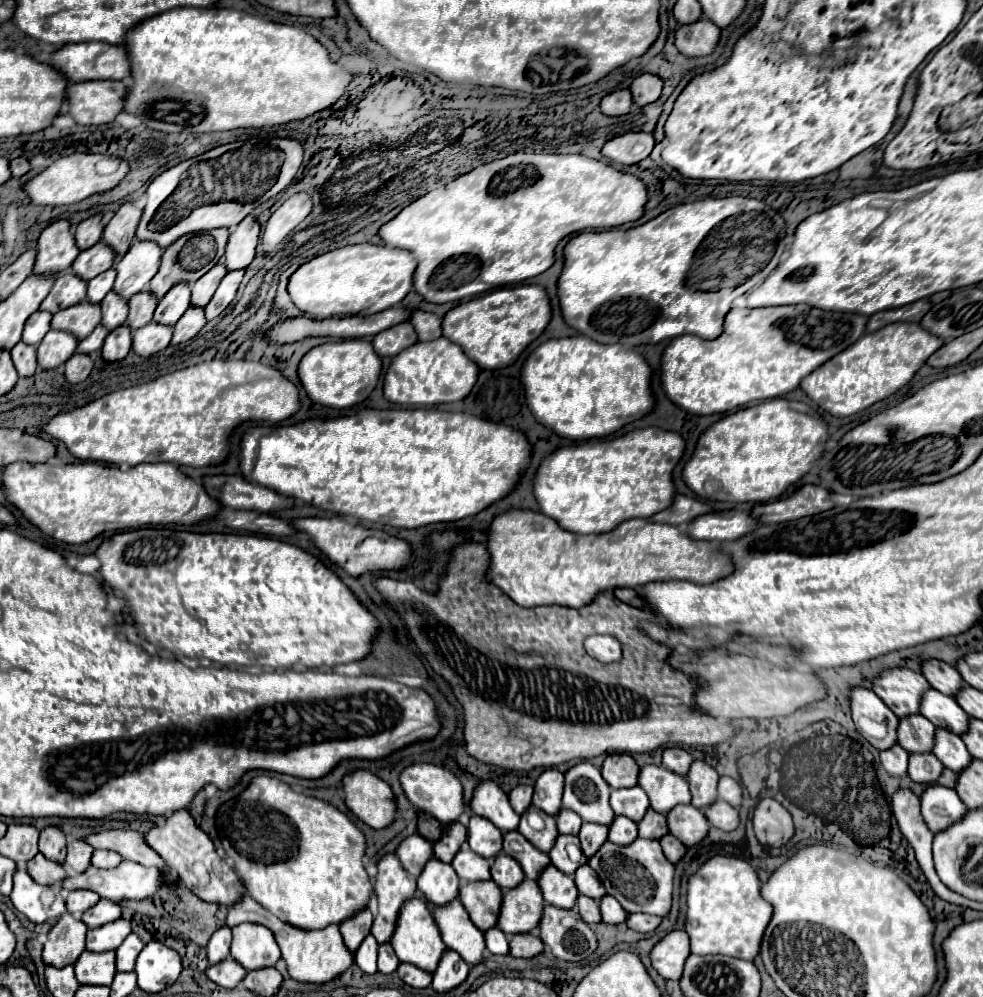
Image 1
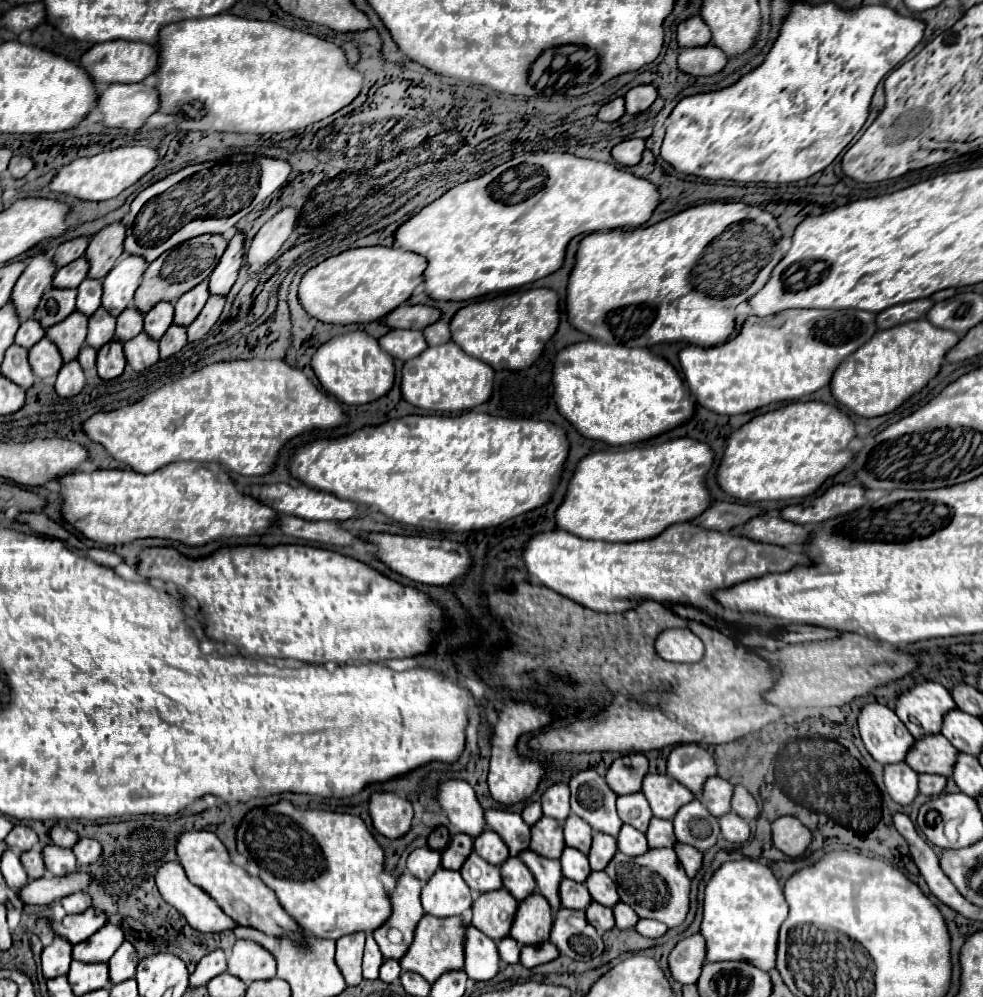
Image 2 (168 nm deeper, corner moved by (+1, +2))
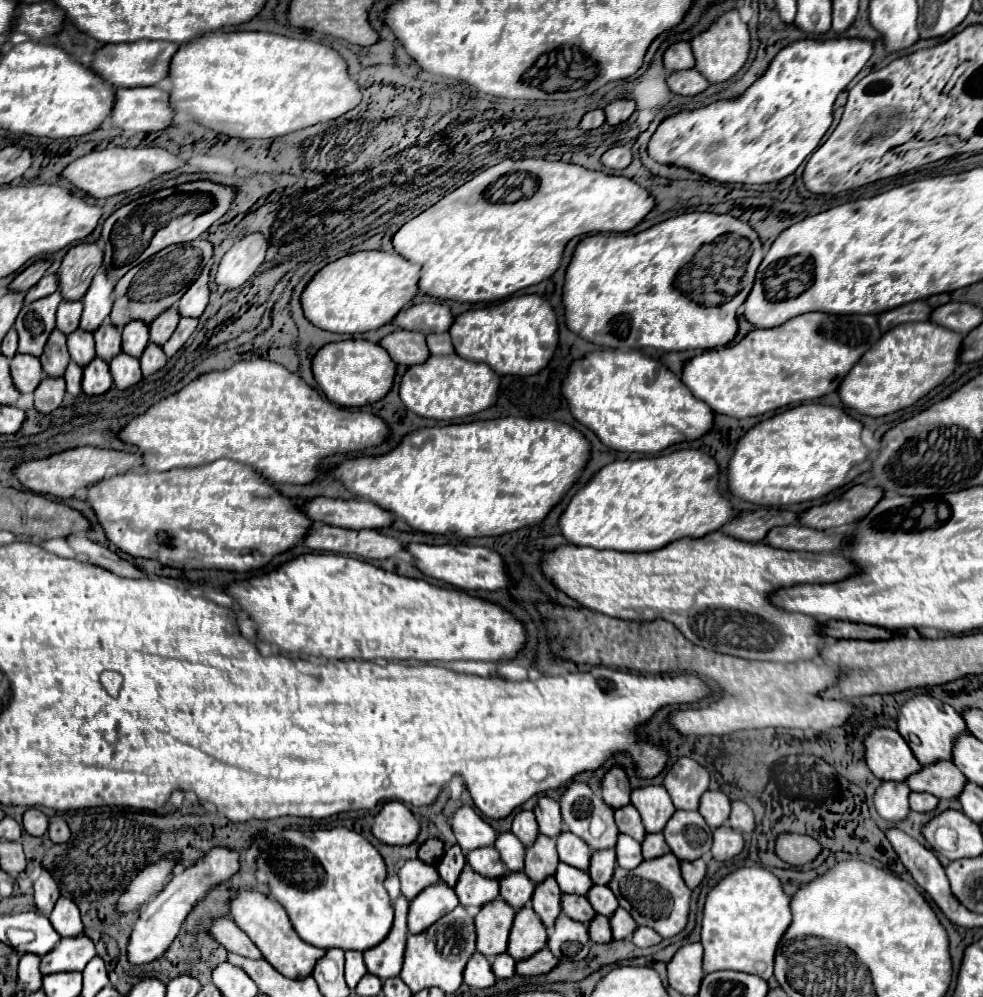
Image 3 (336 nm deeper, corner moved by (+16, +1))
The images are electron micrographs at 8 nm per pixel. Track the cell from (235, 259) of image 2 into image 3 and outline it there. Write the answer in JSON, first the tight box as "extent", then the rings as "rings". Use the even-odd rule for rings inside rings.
{"extent":[178,267,210,317],"rings":[[[206,267],[202,275],[192,283],[192,287],[178,301],[180,317],[200,317],[208,305],[208,295],[210,291],[208,291],[208,267]]]}

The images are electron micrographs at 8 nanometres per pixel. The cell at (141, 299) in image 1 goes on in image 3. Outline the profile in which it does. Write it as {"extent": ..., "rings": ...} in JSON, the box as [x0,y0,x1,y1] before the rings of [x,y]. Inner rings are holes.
{"extent":[94,321,122,363],"rings":[[[108,321],[94,333],[94,341],[96,341],[96,357],[104,359],[106,363],[110,363],[122,349],[120,349],[120,331],[116,327],[112,327]]]}

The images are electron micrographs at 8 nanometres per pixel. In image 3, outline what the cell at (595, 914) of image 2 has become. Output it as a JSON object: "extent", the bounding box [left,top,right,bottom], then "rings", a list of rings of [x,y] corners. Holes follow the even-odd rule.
{"extent":[588,915,612,943],"rings":[[[596,915],[596,919],[592,919],[592,923],[588,925],[590,931],[590,939],[594,943],[610,943],[612,941],[612,931],[610,931],[610,919]]]}

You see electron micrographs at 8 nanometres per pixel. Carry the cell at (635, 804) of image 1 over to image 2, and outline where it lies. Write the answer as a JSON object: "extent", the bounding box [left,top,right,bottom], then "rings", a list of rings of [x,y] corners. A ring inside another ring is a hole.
{"extent":[617,792,653,832],"rings":[[[633,792],[633,794],[619,796],[617,798],[617,812],[619,812],[619,818],[625,824],[631,824],[639,832],[647,830],[647,824],[653,816],[651,808],[649,808],[649,802],[643,796],[643,792]]]}

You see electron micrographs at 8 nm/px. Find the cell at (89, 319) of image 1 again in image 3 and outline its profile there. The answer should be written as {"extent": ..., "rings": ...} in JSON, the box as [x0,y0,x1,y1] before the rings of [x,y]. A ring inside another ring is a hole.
{"extent":[40,331,70,377],"rings":[[[52,331],[52,339],[48,339],[44,355],[40,357],[42,361],[42,371],[46,377],[62,377],[68,363],[70,355],[66,349],[66,335],[60,331]]]}

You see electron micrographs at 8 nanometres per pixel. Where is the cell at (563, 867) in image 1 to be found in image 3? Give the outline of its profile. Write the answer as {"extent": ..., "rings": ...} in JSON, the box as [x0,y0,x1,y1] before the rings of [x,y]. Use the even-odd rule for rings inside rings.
{"extent":[556,863,594,895],"rings":[[[566,863],[558,865],[556,881],[558,881],[562,893],[572,893],[572,895],[586,895],[590,891],[590,887],[594,885],[588,873],[576,871],[574,867],[568,867]]]}

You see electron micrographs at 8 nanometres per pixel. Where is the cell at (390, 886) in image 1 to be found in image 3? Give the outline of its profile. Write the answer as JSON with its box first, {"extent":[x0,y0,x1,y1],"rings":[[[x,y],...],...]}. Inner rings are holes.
{"extent":[364,897,408,981],"rings":[[[400,897],[394,903],[394,925],[392,925],[392,931],[388,933],[388,939],[384,939],[380,947],[364,953],[368,973],[380,977],[382,981],[390,977],[398,977],[402,971],[404,947],[408,939],[406,917],[408,917],[408,901]]]}

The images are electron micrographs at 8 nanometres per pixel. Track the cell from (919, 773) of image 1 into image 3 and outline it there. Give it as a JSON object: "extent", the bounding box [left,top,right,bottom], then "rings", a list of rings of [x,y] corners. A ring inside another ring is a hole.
{"extent":[910,793,938,813],"rings":[[[910,793],[910,807],[918,813],[930,813],[938,807],[938,799],[928,793]]]}

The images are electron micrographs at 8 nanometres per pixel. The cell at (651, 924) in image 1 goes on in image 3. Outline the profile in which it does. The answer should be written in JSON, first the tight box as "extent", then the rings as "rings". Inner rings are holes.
{"extent":[632,927,662,947],"rings":[[[638,927],[636,933],[632,935],[632,943],[636,947],[652,947],[652,945],[658,945],[660,941],[662,937],[656,931],[652,931],[650,927]]]}

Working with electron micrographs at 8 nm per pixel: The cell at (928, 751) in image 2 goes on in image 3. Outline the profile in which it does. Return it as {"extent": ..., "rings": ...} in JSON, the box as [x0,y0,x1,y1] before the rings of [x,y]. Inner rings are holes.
{"extent":[908,763,966,799],"rings":[[[938,763],[938,767],[922,767],[920,775],[908,779],[912,791],[924,791],[936,795],[938,799],[958,799],[966,785],[964,773],[958,771],[954,763]]]}

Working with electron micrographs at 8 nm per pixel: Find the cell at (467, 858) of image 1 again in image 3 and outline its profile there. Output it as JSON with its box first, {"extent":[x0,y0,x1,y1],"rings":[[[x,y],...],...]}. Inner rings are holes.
{"extent":[454,867,500,907],"rings":[[[464,867],[460,873],[460,881],[454,887],[460,905],[466,907],[484,907],[486,903],[498,899],[500,895],[500,883],[496,879],[480,877],[480,873],[472,871],[470,867]]]}

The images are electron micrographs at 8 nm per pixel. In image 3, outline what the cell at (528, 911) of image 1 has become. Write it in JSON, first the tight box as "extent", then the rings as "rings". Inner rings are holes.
{"extent":[508,905,548,963],"rings":[[[532,905],[522,907],[516,913],[514,925],[512,925],[512,935],[508,941],[508,955],[518,963],[524,959],[530,959],[536,951],[544,949],[548,941],[546,927],[540,923],[540,917],[532,911]]]}

